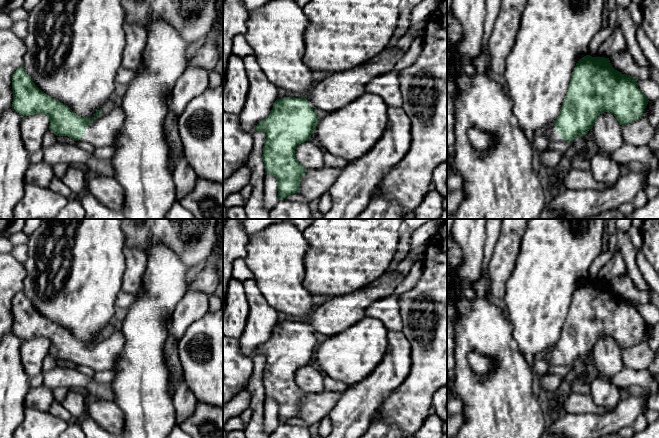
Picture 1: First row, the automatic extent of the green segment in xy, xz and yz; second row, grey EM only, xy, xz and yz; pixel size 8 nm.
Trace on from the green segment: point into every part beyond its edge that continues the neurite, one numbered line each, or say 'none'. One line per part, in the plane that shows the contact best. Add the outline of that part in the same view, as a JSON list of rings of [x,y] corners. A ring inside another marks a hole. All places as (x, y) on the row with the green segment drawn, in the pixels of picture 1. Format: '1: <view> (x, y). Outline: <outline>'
1: xy (103, 131). Outline: [[[116,107],[104,115],[99,115],[86,127],[81,140],[94,147],[112,145],[120,135],[125,115],[120,107]]]

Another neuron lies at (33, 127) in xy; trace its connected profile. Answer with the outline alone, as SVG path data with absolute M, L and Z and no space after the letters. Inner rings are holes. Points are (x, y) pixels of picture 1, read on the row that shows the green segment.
M36 114L22 117L21 137L30 155L41 150L44 134L49 130L50 119L47 115Z

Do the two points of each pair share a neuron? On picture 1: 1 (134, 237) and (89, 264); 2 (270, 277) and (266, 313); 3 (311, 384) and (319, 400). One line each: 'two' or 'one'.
1: two
2: two
3: two

